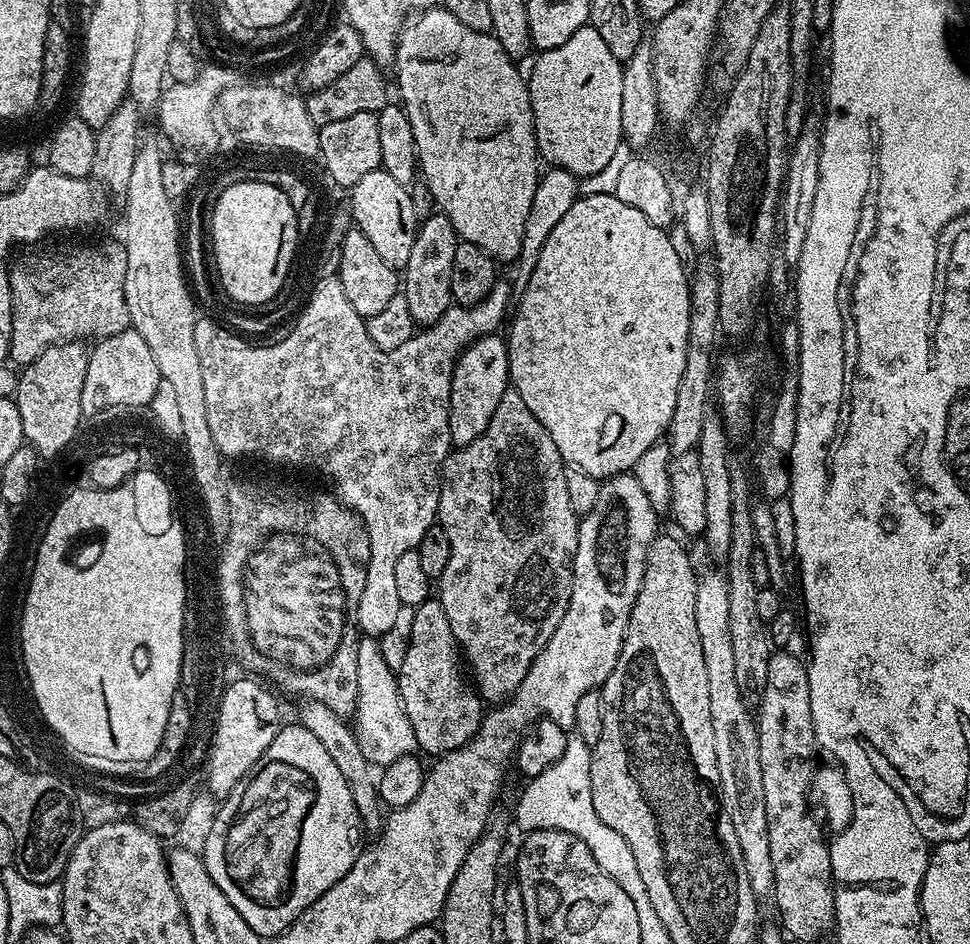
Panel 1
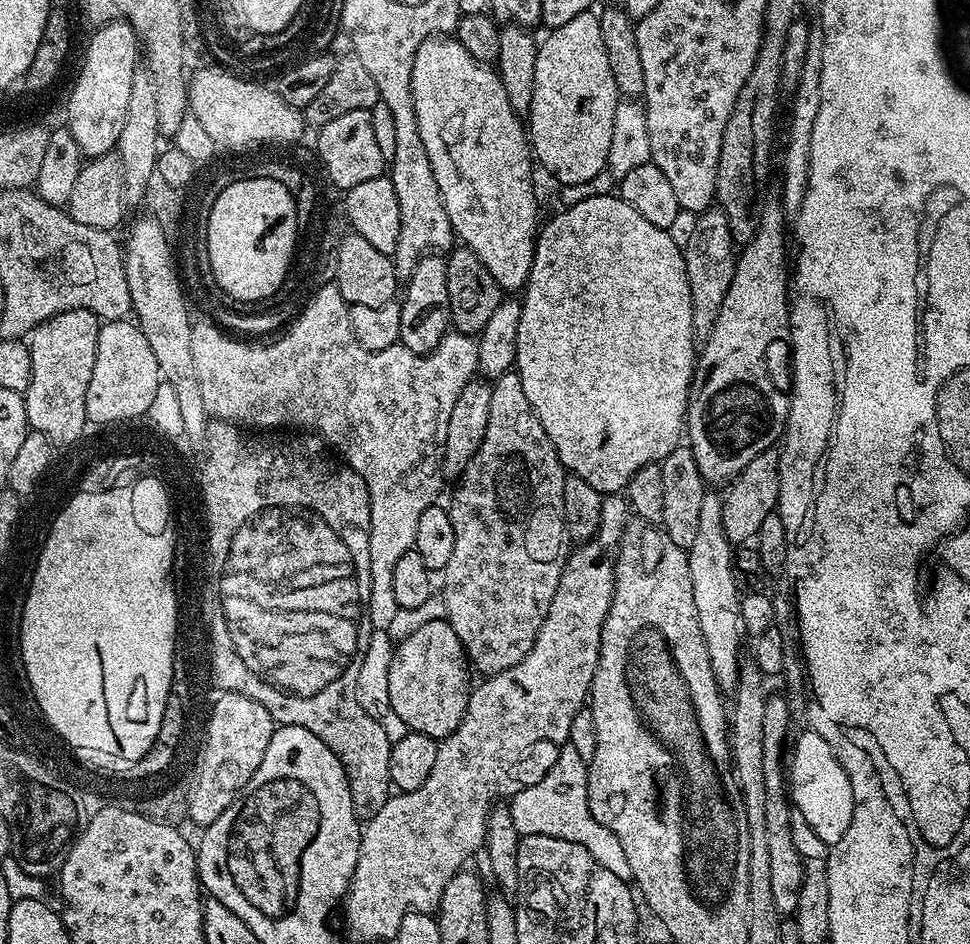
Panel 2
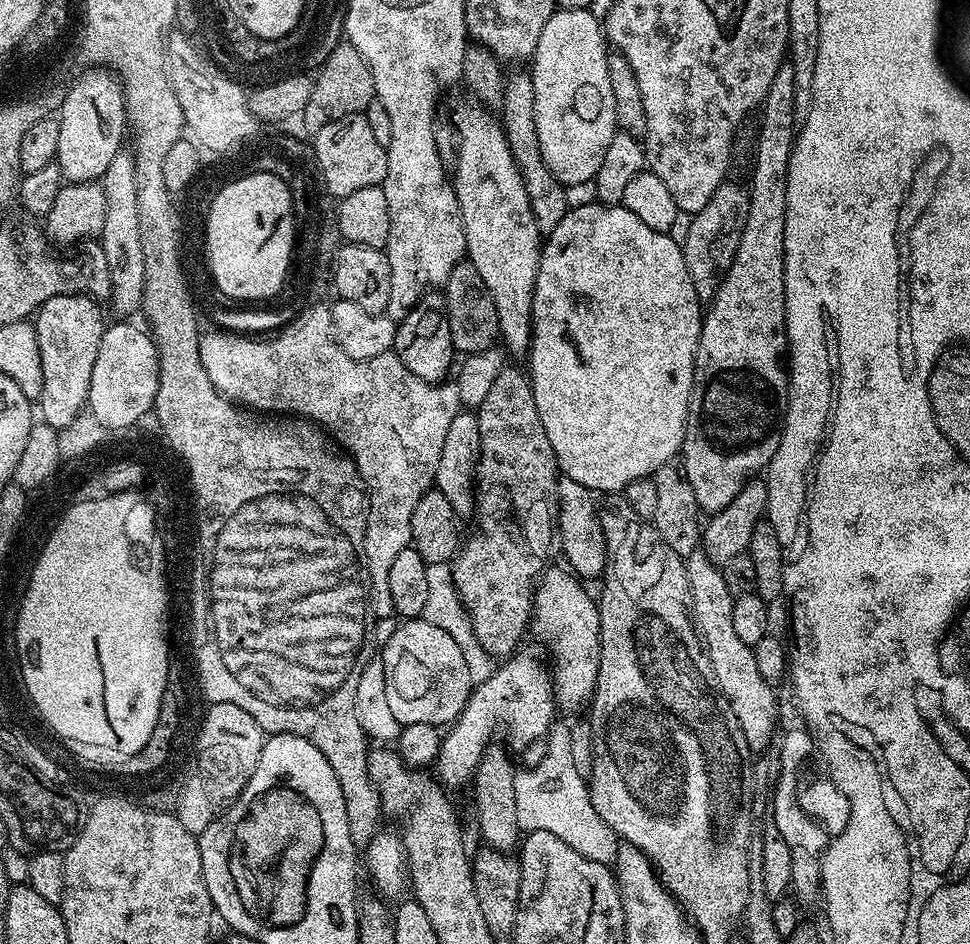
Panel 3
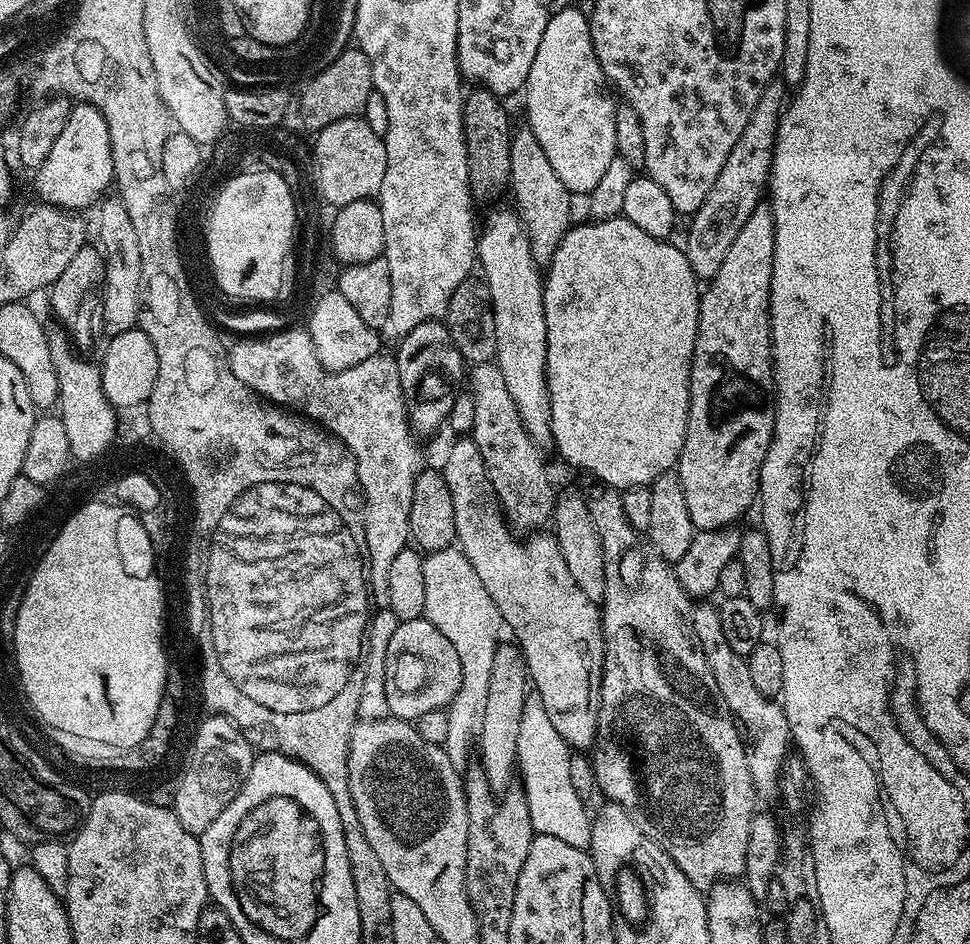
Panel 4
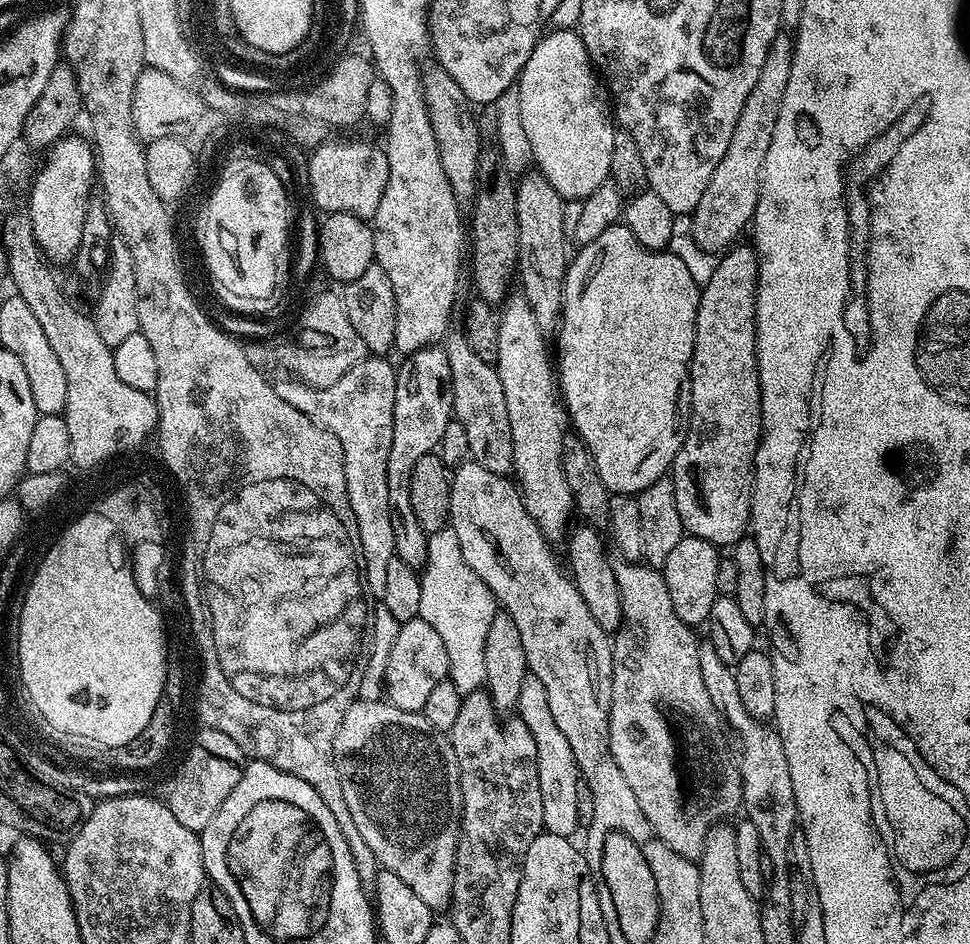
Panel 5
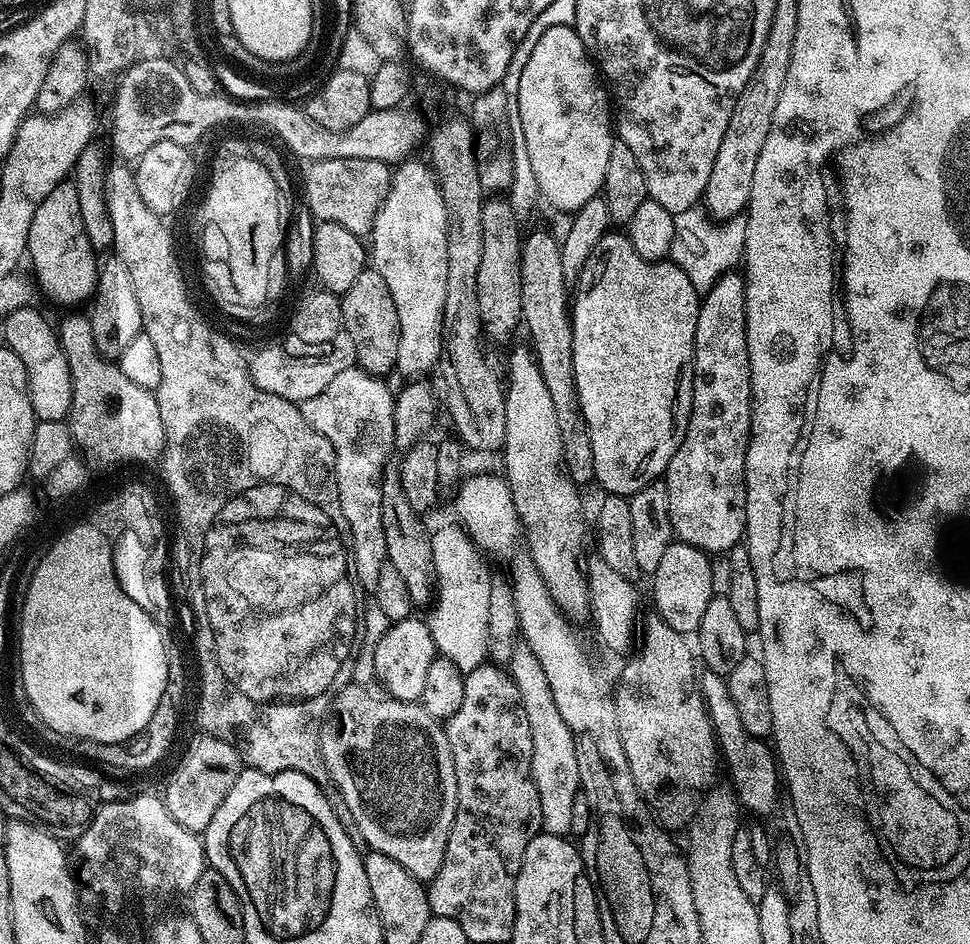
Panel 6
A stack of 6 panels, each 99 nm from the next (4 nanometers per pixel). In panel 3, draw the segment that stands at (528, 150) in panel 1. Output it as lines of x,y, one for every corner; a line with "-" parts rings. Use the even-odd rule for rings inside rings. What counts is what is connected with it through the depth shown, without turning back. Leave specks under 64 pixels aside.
479,103
460,104
453,114
456,136
460,145
456,148
456,169
450,172
452,188
462,210
462,222
466,230
466,260
473,264
486,284
494,300
499,324
499,339
509,353
523,357
532,346
532,299
534,282
538,278
538,262
542,247
542,233
530,210
530,198
526,198
526,186
522,174
514,162
514,154
506,140
504,126
489,109

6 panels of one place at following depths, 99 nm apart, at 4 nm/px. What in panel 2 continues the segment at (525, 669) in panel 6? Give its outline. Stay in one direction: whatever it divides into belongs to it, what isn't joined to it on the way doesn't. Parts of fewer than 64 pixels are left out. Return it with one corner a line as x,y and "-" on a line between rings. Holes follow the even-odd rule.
565,743
559,749
556,761
548,768
548,773
541,780
533,782
529,788
515,793
510,800
510,811
514,818
514,826
521,836
549,836
562,838
566,842
574,842
582,846
610,874
618,874
618,878
632,880
630,862
626,862
626,853
622,851
622,842
602,826
590,814
588,805
588,761
584,760
574,746

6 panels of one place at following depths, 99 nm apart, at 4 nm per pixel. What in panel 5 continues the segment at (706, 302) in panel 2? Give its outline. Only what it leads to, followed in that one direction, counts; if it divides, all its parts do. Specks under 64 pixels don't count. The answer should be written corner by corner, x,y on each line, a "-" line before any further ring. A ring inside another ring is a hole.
778,35
774,42
770,42
758,82
754,82
754,90
750,90
742,106
742,114
738,114
738,126
734,126
734,134
730,134
730,146
726,146
726,154
722,154
722,162
718,162
710,178
710,186
706,186
706,194
702,194
702,202
698,202
696,211
691,213
690,235
704,252
723,253
729,245
741,239
740,231
743,228
745,231
752,223
752,215
758,206
762,166
766,166
766,153
770,151
770,141
774,138
778,110
782,110
786,82
790,82
794,40
787,35

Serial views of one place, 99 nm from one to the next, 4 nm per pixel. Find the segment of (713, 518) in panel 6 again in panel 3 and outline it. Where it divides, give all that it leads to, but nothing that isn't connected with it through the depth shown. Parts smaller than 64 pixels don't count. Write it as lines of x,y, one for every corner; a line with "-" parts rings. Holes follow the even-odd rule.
787,62
780,65
778,74
774,74
774,82
770,82
770,90
766,90
764,103
758,109
760,129
756,132
756,153
752,156
752,177
746,180
748,190
748,213
746,226
742,230
742,238
738,242
738,250
732,259
732,265
724,273
714,298
707,305
700,322
700,337
696,351
696,365
692,379
692,401
688,403
688,421
684,427
684,447
682,449
682,467
690,482
690,490
694,490
694,498
698,498
701,513
711,514
730,506
734,502
734,494
742,490
749,480
757,475
759,470
767,469
780,445
780,435
784,429
784,411
788,405
788,378
785,365
782,363
782,349
785,347
788,335
784,325
784,235
786,234
786,178
792,147
796,141
798,122
794,118
794,66

